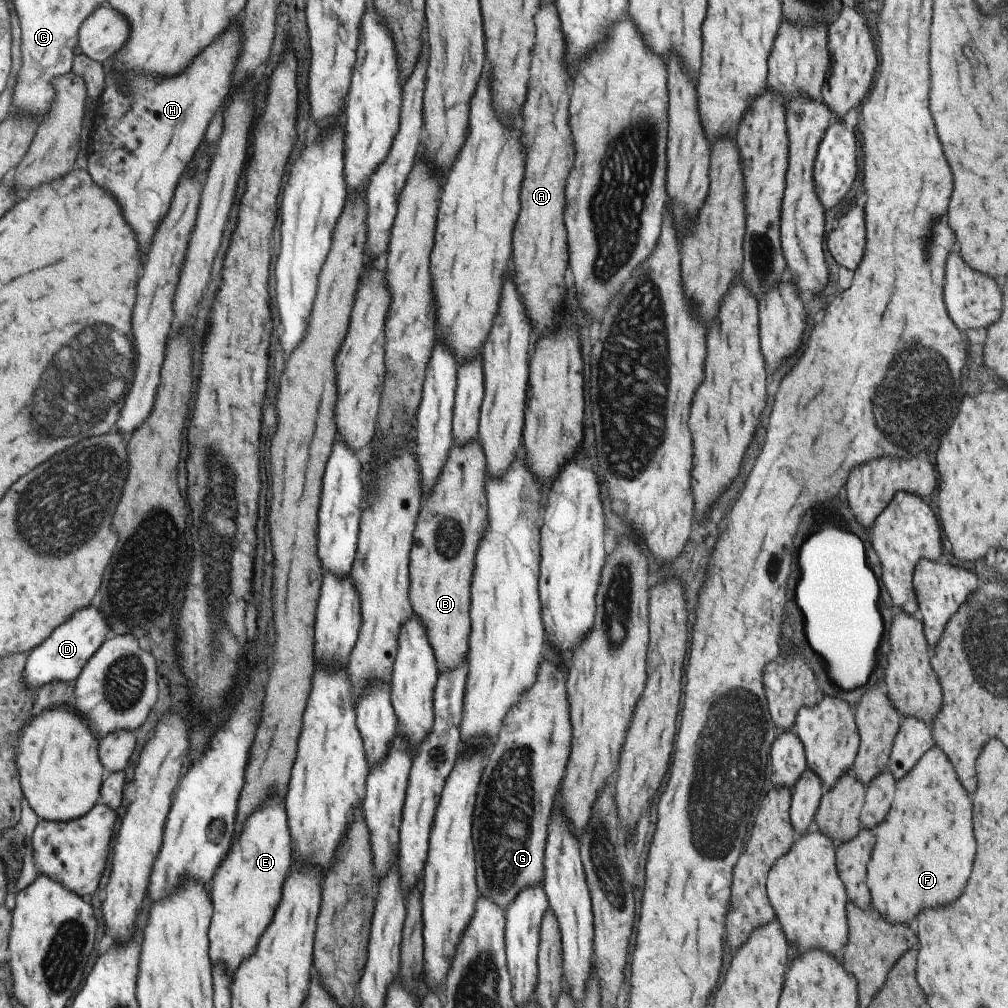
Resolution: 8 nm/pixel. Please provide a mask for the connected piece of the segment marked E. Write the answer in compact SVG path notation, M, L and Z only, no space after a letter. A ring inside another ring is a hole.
M277 796L269 798L269 804L261 806L244 822L231 852L211 878L213 916L209 924L209 960L211 964L223 964L229 976L237 970L241 960L255 952L259 936L275 914L281 886L291 866L285 810Z

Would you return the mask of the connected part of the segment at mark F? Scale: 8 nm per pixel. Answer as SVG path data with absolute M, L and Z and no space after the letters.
M937 748L927 750L919 762L895 784L895 798L889 814L873 830L874 845L866 864L866 885L870 892L870 907L892 925L907 925L919 910L939 908L953 902L971 872L975 854L975 838L971 828L971 800L967 800L951 764Z

